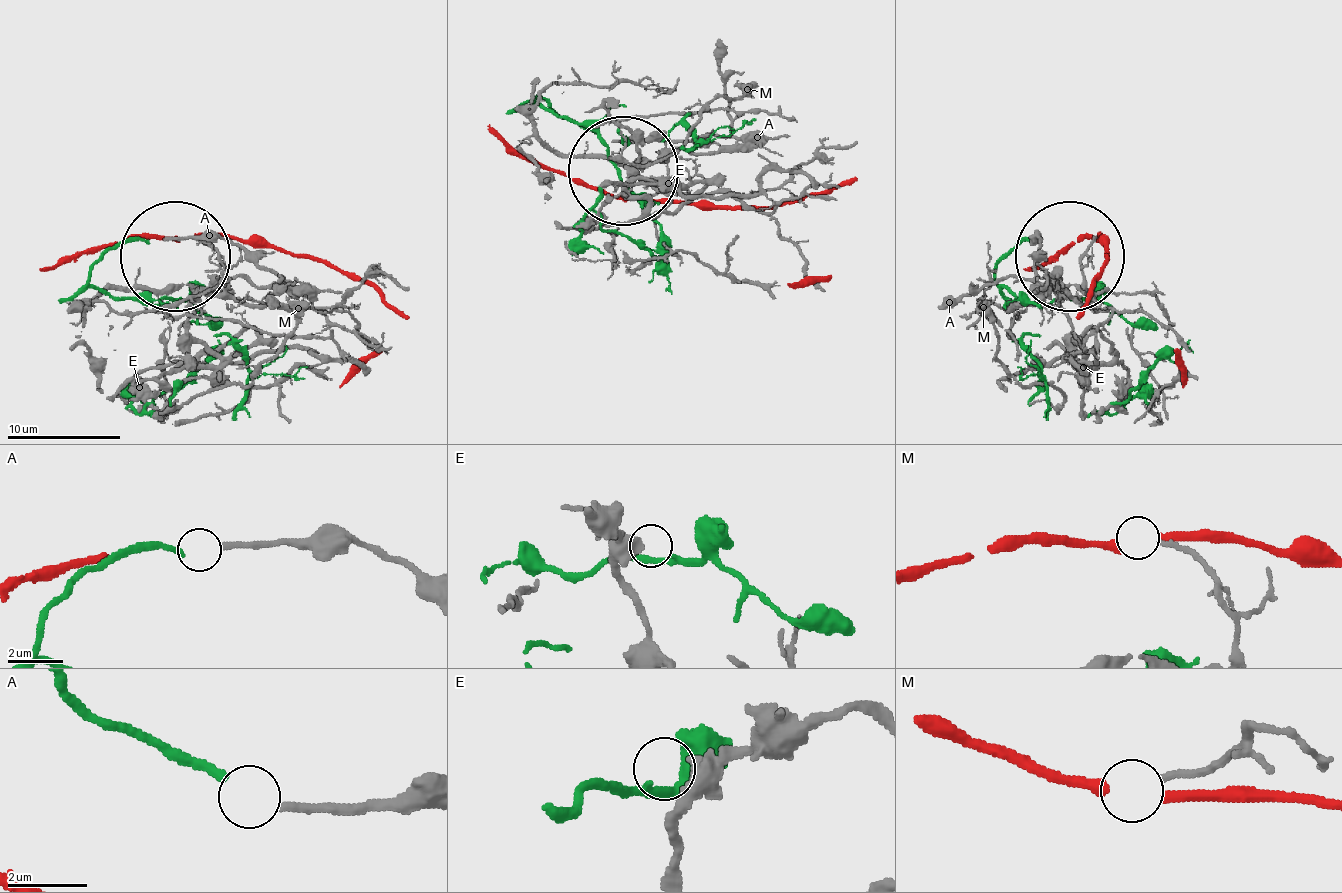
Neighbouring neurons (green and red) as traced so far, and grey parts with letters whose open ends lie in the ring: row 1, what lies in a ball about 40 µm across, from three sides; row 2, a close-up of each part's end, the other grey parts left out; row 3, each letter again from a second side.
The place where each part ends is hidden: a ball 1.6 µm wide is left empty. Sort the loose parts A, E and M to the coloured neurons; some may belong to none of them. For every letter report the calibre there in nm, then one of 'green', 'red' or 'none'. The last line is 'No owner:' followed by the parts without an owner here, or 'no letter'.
A: 220 nm thick; green
E: 340 nm thick; none
M: 170 nm thick; none
No owner: E, M

